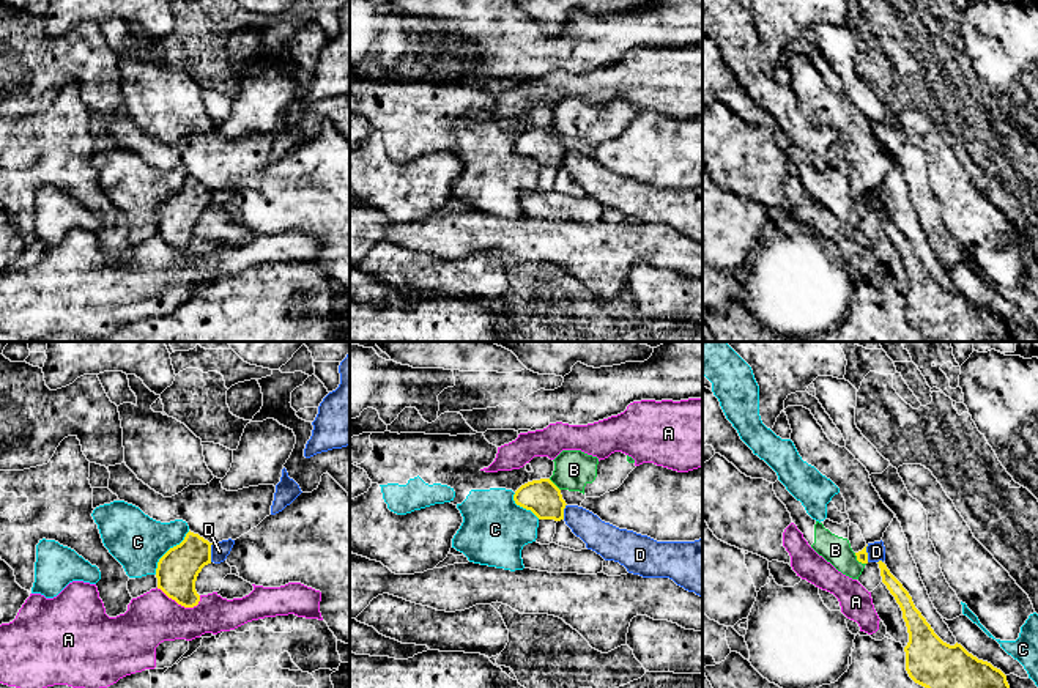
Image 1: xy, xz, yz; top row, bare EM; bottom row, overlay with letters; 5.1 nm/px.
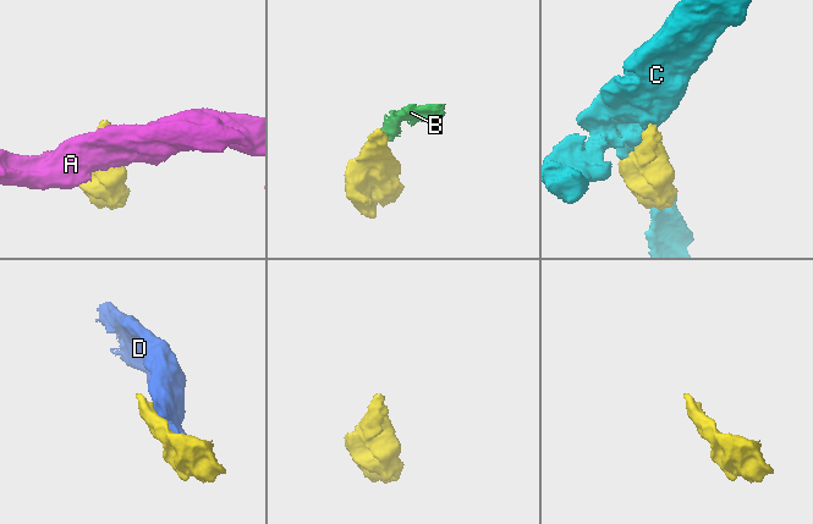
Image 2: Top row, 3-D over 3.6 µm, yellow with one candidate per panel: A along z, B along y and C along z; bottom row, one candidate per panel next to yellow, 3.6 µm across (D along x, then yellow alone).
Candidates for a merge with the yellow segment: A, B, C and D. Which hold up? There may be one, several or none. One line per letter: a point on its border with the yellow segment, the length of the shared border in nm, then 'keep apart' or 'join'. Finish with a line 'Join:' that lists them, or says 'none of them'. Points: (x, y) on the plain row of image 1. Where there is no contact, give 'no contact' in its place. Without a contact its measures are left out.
A: xy (178, 251) | 240 nm | keep apart
B: xz (555, 133) | 90 nm | join
C: xy (167, 199) | 280 nm | keep apart
D: xy (210, 200) | 100 nm | keep apart
Join: B

